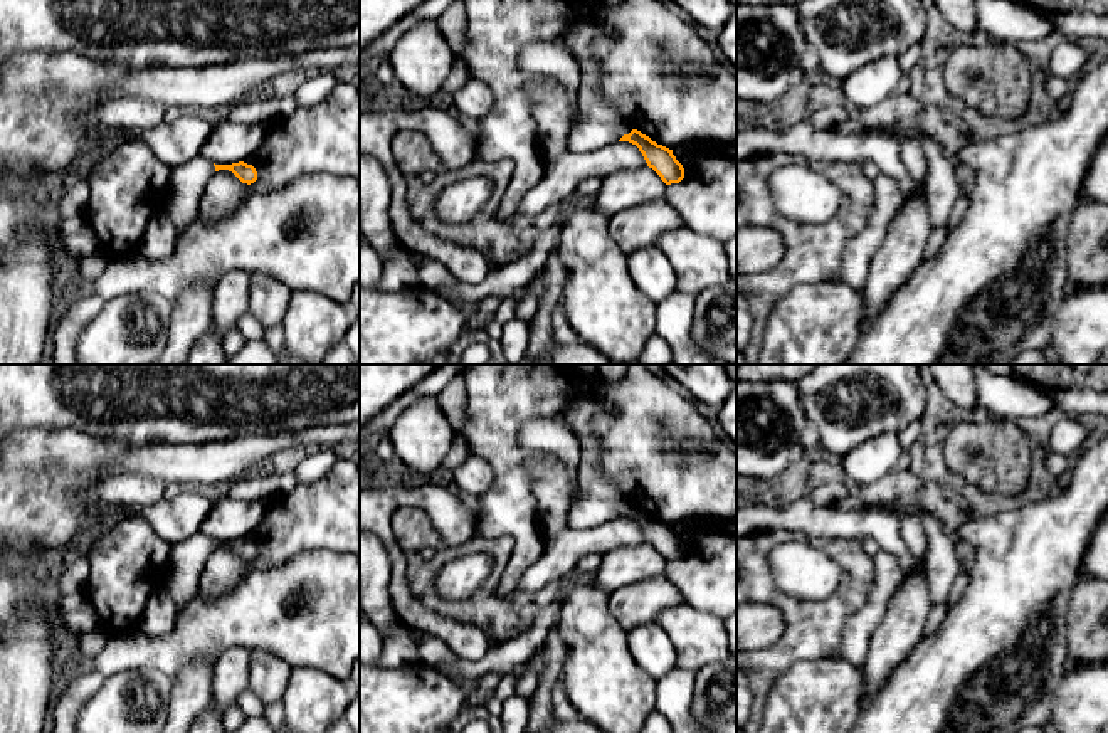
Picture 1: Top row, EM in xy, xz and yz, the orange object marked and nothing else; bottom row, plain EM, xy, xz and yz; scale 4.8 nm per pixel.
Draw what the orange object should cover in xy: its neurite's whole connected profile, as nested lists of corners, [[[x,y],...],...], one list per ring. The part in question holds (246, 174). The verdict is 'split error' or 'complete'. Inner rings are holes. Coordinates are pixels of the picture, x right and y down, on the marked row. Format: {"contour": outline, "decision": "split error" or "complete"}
{"contour": [[[202,155],[173,168],[163,205],[177,227],[177,234],[183,232],[193,220],[197,220],[207,185],[219,170],[232,171],[247,185],[257,180],[257,171],[252,165],[244,161],[215,165]]], "decision": "split error"}

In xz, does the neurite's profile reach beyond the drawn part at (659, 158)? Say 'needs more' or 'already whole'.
already whole

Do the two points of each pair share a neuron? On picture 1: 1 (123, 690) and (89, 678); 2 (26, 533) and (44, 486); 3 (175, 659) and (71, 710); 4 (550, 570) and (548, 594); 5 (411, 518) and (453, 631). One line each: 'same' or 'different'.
1: different
2: same
3: different
4: different
5: different

